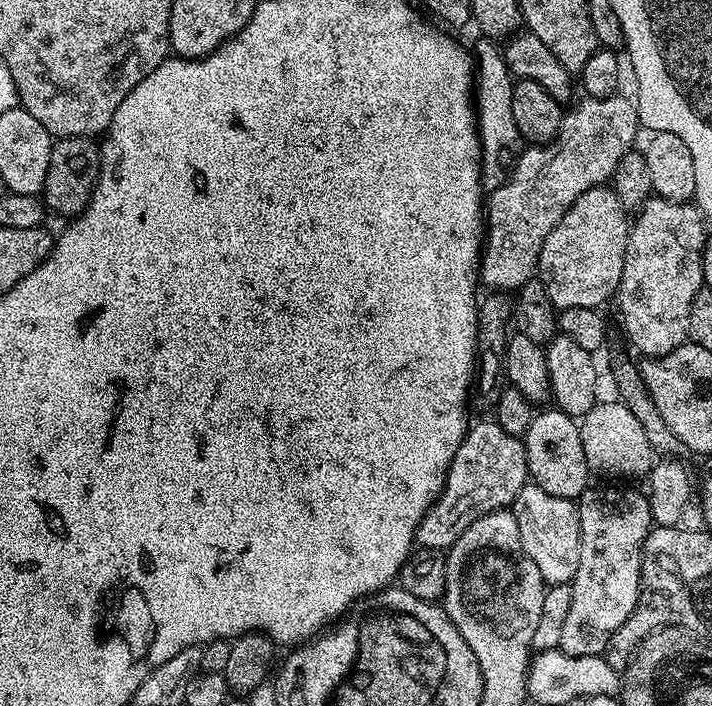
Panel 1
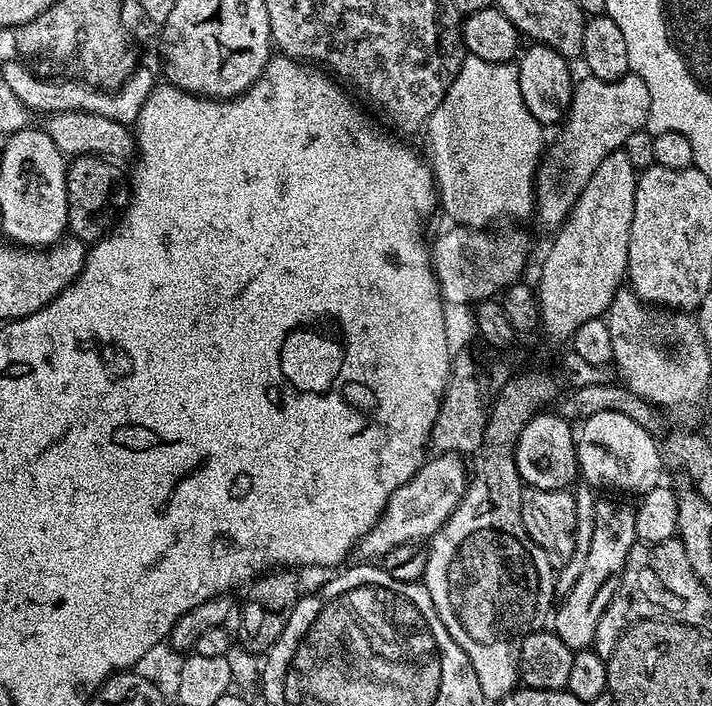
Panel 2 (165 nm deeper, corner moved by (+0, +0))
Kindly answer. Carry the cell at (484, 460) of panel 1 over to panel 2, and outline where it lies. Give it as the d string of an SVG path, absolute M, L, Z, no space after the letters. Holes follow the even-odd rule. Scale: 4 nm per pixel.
M444 452L425 459L422 467L398 490L390 494L384 507L384 513L378 518L376 525L366 535L360 537L354 552L361 561L379 561L394 546L402 546L406 542L427 541L454 514L456 507L462 502L464 492L468 489L469 469L465 457L455 452Z

